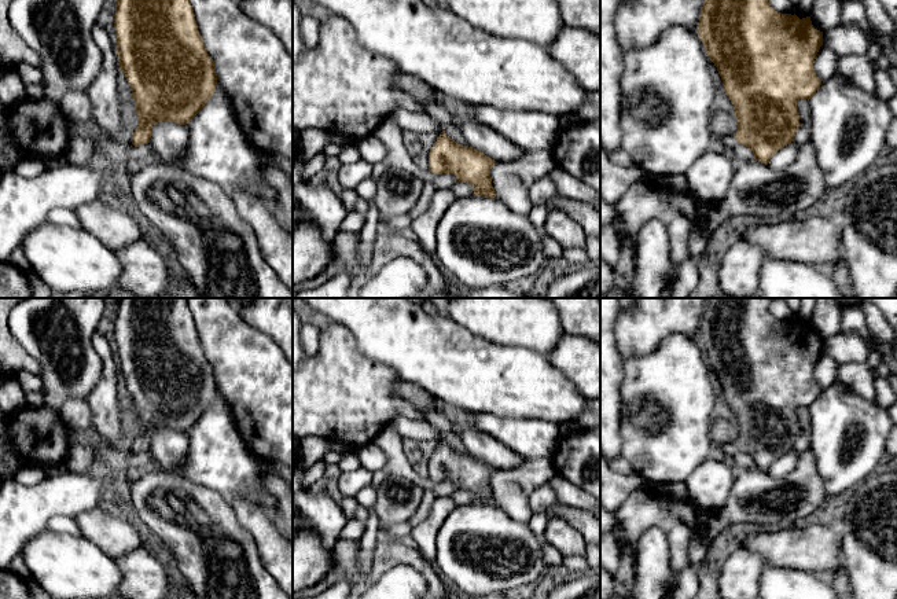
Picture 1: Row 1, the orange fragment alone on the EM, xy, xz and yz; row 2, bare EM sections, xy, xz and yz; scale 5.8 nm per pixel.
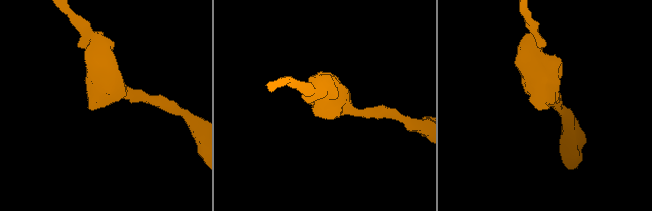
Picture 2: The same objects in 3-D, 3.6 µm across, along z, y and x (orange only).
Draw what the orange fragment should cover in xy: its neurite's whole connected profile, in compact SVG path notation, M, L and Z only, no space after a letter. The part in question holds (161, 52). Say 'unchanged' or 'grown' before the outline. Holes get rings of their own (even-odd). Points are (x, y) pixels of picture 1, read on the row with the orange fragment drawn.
unchanged | M115 0L114 29L117 36L117 55L120 69L132 89L139 126L132 136L132 144L148 144L151 126L162 122L187 125L214 95L217 74L199 34L190 0Z

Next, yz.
grown | M705 0L696 30L709 59L717 67L738 120L736 133L734 136L714 133L713 146L732 154L738 144L743 144L753 151L756 161L768 165L779 150L794 142L799 126L797 102L809 100L821 85L813 63L823 45L823 32L813 27L810 16L799 19L795 14L777 12L769 0Z

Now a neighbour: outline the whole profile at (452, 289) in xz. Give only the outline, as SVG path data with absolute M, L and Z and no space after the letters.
M445 273L445 286L444 294L449 295L451 298L464 298L464 290L457 284L457 282Z

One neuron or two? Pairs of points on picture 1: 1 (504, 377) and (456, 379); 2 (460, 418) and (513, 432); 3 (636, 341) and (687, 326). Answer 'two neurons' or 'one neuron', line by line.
1: one neuron
2: one neuron
3: one neuron

